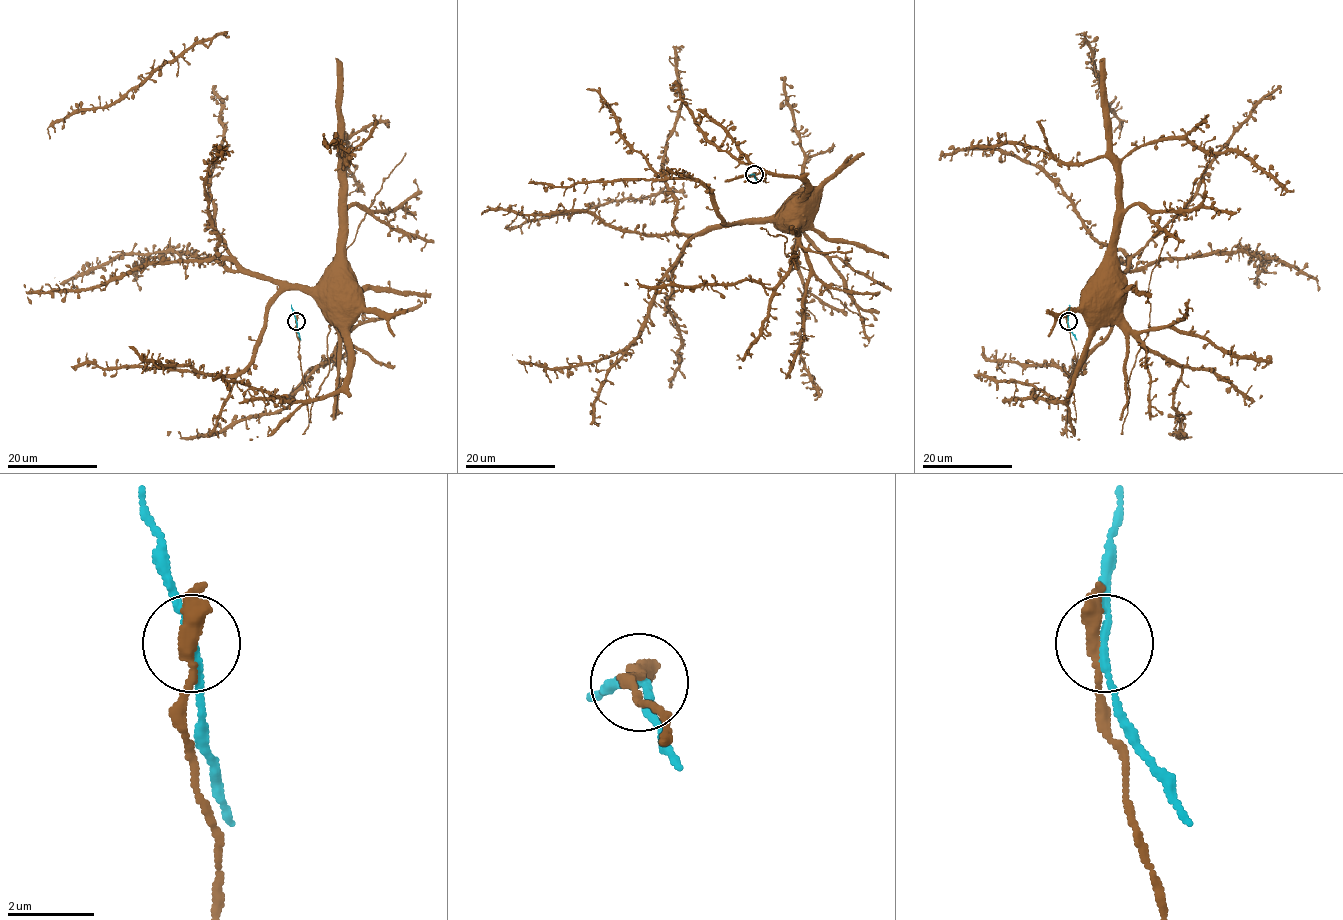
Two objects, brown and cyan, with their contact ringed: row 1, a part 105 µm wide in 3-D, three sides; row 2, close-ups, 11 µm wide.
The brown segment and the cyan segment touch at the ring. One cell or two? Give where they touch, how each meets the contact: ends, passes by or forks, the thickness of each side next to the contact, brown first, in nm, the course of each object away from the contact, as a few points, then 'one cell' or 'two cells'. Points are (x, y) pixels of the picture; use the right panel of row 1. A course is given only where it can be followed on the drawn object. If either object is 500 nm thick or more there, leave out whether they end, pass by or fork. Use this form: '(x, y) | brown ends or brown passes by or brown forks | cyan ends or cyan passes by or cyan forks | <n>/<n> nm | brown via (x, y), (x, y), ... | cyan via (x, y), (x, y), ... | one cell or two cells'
(1068, 321) | brown passes by | cyan passes by | 320/150 nm | brown via (1068, 321), (1076, 366), (1072, 391), (1067, 399), (1088, 339), (1088, 320), (1103, 307), (1104, 302), (1099, 300) | cyan via (1068, 321), (1070, 331), (1077, 339) | two cells

